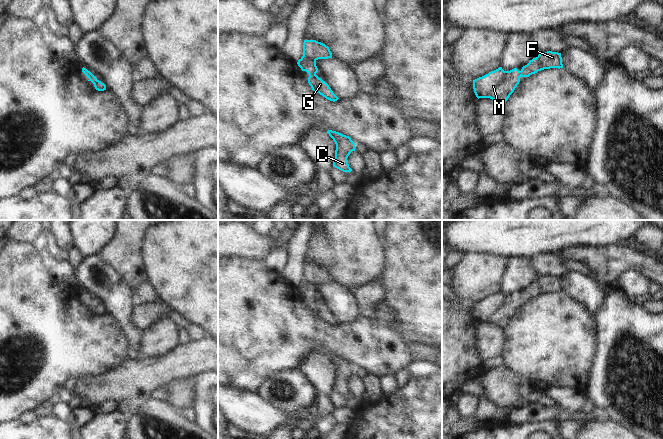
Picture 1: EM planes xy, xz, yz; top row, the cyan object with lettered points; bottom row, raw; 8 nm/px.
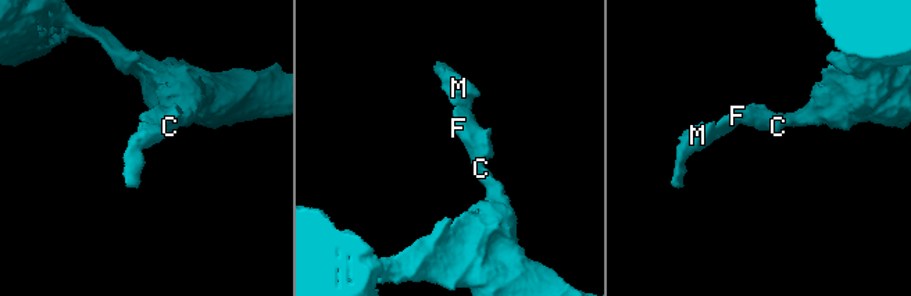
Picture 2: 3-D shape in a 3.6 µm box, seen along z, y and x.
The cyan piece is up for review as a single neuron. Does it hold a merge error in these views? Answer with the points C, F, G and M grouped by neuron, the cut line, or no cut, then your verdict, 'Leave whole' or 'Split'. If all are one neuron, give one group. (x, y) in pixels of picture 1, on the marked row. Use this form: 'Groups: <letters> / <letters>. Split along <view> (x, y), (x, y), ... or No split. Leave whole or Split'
Groups: C F G M. No split. Leave whole.

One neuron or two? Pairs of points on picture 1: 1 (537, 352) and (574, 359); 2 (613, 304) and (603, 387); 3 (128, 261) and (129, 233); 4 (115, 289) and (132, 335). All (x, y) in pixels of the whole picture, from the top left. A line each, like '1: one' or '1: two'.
1: one
2: one
3: one
4: one

